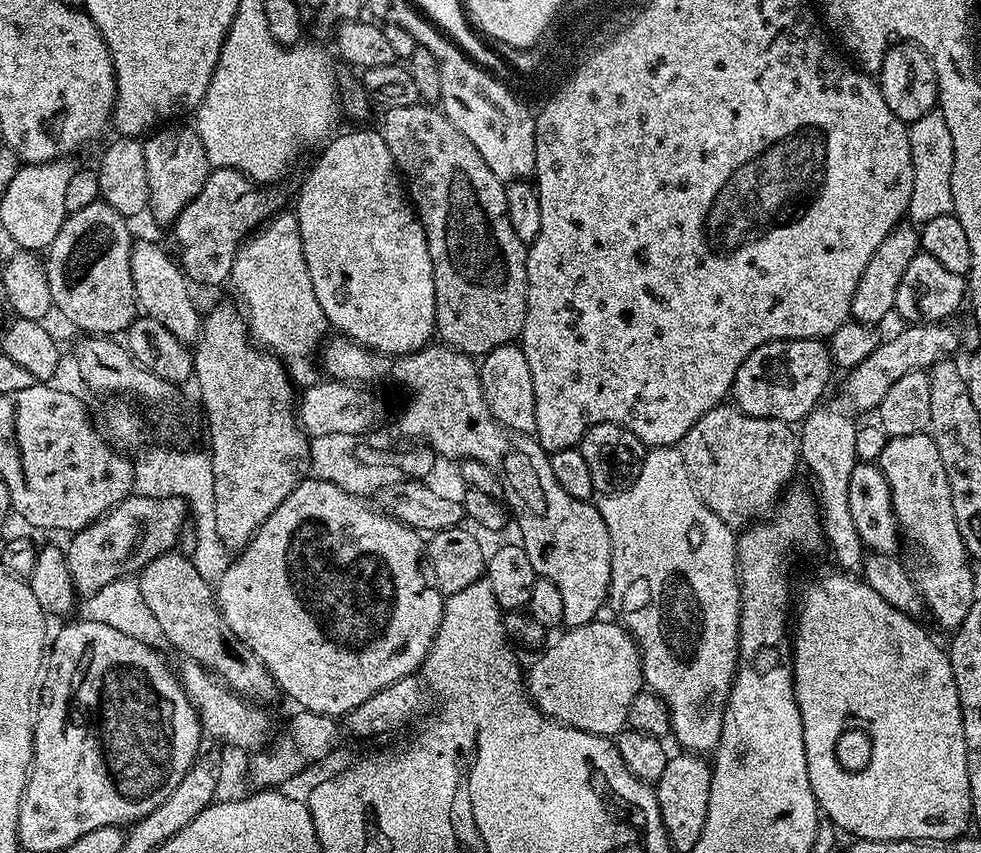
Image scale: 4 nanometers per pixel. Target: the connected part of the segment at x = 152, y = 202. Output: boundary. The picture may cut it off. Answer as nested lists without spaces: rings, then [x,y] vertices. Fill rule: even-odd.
[[[172,122],[167,126],[160,126],[155,129],[143,141],[144,153],[146,154],[146,186],[148,187],[147,211],[152,212],[152,216],[160,224],[171,225],[178,214],[189,202],[202,190],[210,171],[210,165],[206,158],[206,150],[198,138],[195,127],[184,125],[184,122]]]

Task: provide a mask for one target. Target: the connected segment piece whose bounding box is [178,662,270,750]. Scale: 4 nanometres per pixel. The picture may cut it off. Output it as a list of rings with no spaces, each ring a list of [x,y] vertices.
[[[184,662],[184,665],[178,668],[178,679],[184,688],[184,693],[196,707],[196,713],[200,716],[201,729],[207,735],[209,732],[216,740],[225,740],[226,743],[233,744],[236,748],[248,748],[247,750],[259,749],[269,739],[268,716],[264,713],[267,711],[261,705],[228,691],[201,664]]]

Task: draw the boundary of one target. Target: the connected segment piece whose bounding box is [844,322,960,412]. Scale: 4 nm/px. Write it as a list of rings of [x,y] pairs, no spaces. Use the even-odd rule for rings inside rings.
[[[951,323],[913,324],[905,327],[905,332],[897,334],[893,340],[885,339],[858,367],[847,373],[848,381],[844,384],[844,392],[848,400],[856,408],[868,412],[879,409],[882,398],[890,391],[890,386],[902,378],[902,374],[910,374],[931,369],[940,360],[951,357],[952,351],[960,344],[960,336],[951,328]]]

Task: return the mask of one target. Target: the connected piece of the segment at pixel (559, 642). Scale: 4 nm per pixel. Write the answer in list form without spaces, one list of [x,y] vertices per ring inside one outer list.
[[[604,619],[568,628],[552,645],[549,643],[532,669],[527,669],[526,691],[545,716],[586,733],[612,738],[625,729],[630,705],[646,685],[640,645],[623,624]]]

